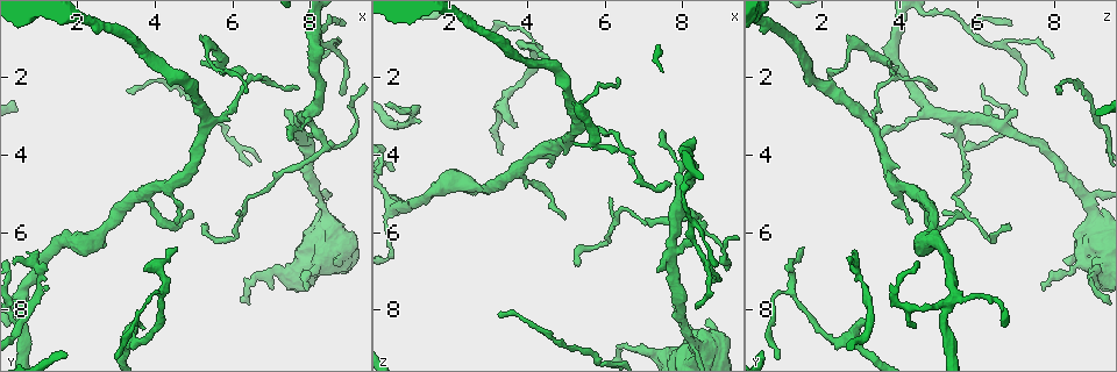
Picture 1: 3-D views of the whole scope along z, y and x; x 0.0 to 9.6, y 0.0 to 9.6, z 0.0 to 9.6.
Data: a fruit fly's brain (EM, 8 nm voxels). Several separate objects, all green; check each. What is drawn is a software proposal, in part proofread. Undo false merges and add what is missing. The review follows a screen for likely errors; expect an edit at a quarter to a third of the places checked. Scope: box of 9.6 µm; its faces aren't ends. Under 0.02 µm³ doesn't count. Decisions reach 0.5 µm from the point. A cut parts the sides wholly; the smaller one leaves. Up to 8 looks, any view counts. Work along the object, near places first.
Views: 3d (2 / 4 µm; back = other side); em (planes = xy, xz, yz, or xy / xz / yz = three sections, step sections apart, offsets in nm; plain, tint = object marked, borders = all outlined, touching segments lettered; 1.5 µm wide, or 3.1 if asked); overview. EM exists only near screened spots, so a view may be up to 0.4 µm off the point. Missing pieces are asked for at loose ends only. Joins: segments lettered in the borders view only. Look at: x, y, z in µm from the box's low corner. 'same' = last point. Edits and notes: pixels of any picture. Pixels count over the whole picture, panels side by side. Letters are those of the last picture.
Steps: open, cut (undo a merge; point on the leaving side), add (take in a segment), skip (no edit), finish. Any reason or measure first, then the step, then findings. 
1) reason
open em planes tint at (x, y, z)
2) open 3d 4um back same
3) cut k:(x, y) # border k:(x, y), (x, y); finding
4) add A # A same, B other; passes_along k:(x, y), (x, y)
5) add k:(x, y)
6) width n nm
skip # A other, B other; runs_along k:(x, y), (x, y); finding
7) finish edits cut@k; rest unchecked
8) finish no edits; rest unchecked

abrupt turn
open 3d 4um at (5.80, 1.65, 3.75)

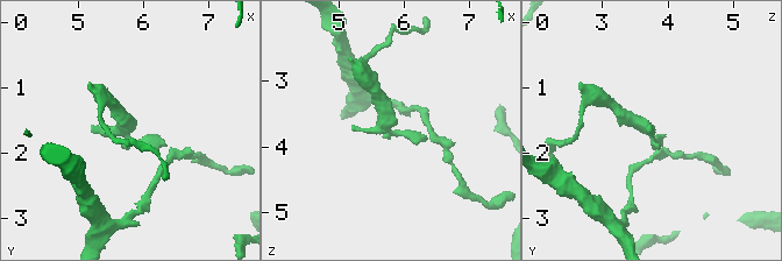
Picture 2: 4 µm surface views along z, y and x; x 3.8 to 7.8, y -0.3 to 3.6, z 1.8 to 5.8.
need the tissue
open em yz step 4 tint at (5.70, 1.70, 3.70)

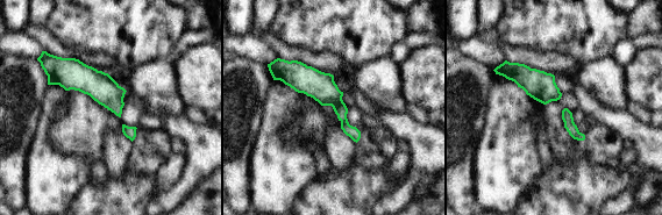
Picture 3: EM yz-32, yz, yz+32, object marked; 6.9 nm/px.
open em xy step 4 borders same

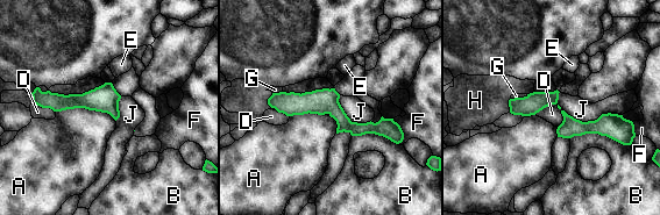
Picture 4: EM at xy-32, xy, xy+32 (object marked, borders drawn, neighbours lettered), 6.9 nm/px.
skip # A other, B other, D other, E other, F other, G other, H other, J other; runs_along 4:(270, 101), (326, 102), (353, 128), (397, 128); one neuron here

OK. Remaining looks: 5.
branch stops here
open em yz step 4 plain at (7.35, 2.90, 7.05)

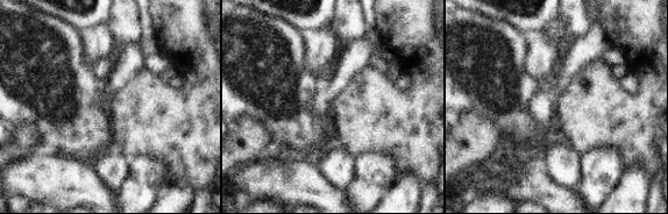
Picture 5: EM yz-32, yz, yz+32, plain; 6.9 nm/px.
open em yz step 4 borders same

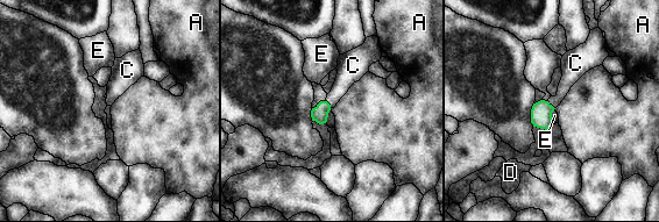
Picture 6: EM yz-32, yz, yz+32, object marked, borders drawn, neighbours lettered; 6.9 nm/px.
longest_contact C 80 nm
add C # A other, C same, D other, E other; passes_along 6:(541, 112), (551, 105), (571, 74); the neuron continues

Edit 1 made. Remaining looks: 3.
thin end
open 3d 4um at (4.60, 6.40, 1.55)

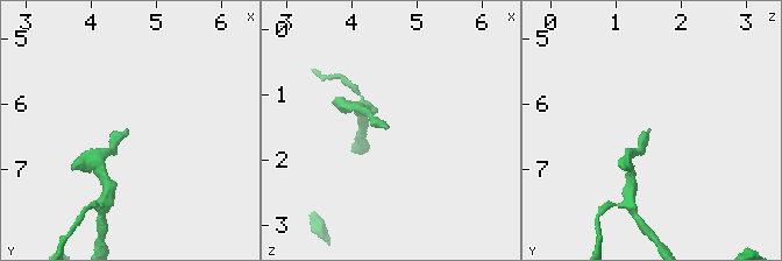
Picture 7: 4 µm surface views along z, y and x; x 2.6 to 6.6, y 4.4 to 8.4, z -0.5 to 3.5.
open em planes borders at (4.55, 6.40, 1.50)

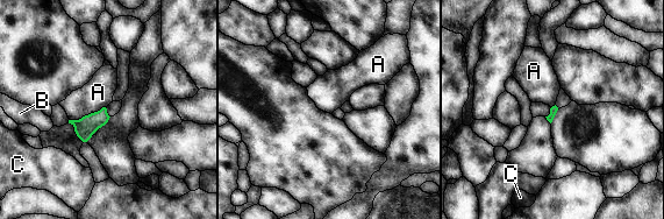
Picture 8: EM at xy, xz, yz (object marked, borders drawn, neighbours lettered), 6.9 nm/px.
skip # A other, B other, C other; border 8:(105, 106), (78, 119), (70, 120); no lettered segment goes on from it

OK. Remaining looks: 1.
finish edits add@6; rest unchecked

